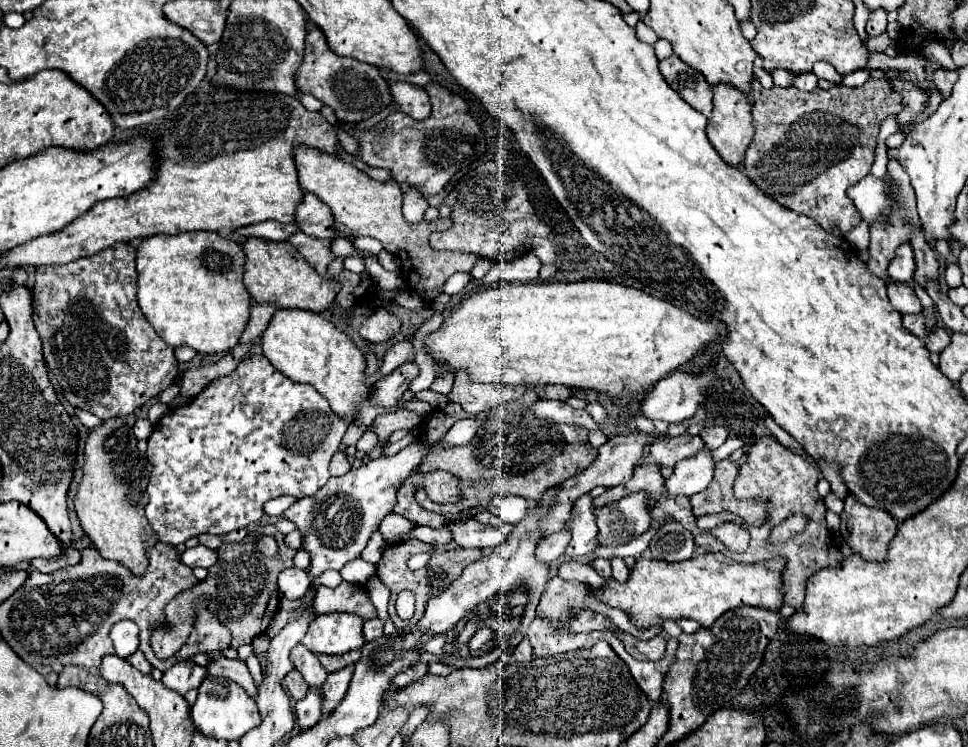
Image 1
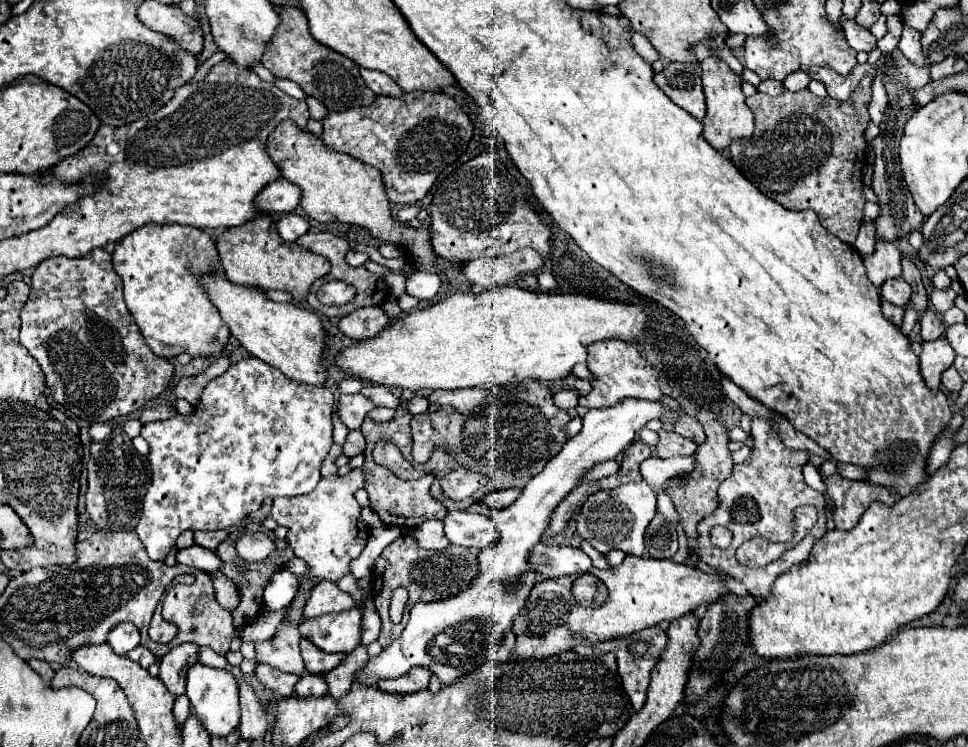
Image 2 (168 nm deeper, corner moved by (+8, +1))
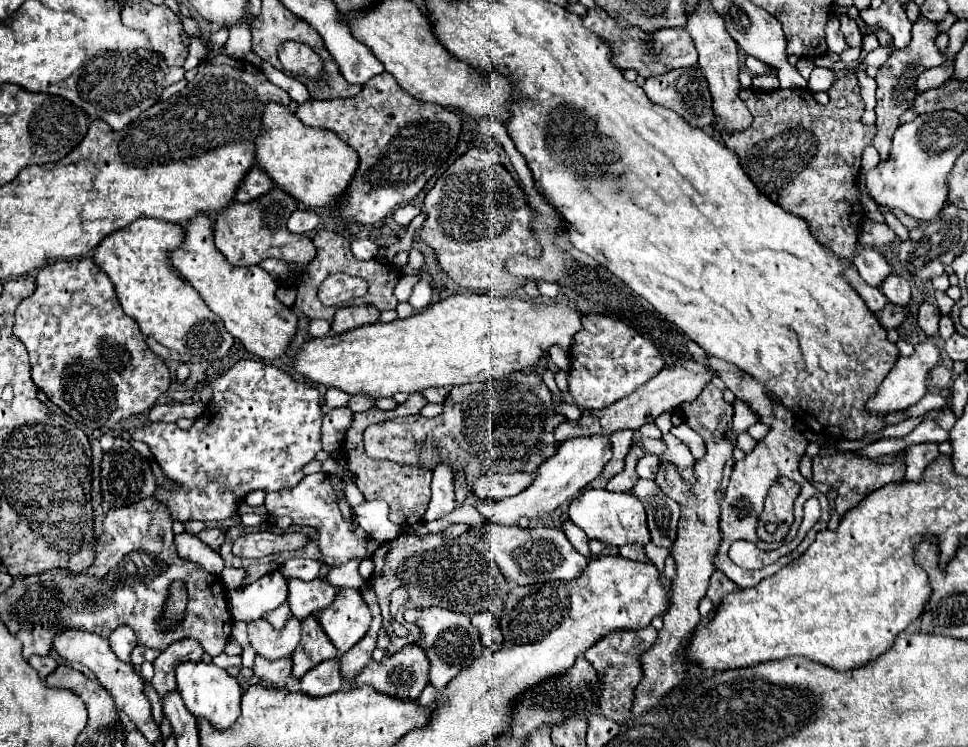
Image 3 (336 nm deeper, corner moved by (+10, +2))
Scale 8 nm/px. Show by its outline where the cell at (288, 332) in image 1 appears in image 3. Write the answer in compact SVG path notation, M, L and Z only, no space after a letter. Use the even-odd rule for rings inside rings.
M200 214L190 222L184 244L172 254L172 266L196 288L206 306L222 318L226 330L240 340L250 354L264 360L278 360L286 354L298 330L296 314L274 296L278 284L266 270L260 266L234 268L226 262L226 258L214 246L208 216Z

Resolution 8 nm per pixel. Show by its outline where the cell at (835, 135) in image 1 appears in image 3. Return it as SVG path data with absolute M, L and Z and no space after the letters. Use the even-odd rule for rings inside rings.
M854 74L838 78L828 94L830 102L822 106L812 98L812 92L808 88L778 88L774 92L742 90L740 98L746 102L750 114L754 116L754 122L748 130L738 134L722 134L722 138L726 148L738 154L742 170L750 176L750 180L762 194L766 194L784 210L802 216L810 224L812 234L818 236L820 242L830 246L832 252L836 252L840 258L852 258L856 254L858 230L864 220L864 204L858 190L860 158L864 148L872 144L874 128L860 124L864 100L860 96L860 82Z

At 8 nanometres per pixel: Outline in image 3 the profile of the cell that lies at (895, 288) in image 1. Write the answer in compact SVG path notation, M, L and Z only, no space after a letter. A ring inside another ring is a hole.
M890 274L882 282L880 290L892 304L908 304L910 302L910 284L908 284L908 280L904 280L898 274Z

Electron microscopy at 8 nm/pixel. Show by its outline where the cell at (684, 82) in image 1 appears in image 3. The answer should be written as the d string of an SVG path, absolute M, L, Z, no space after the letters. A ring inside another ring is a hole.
M676 68L676 70L670 70L666 74L648 78L642 88L652 98L652 102L678 112L692 126L698 126L698 128L708 128L710 126L710 122L712 122L712 98L710 98L706 80L702 78L702 72L698 68Z

